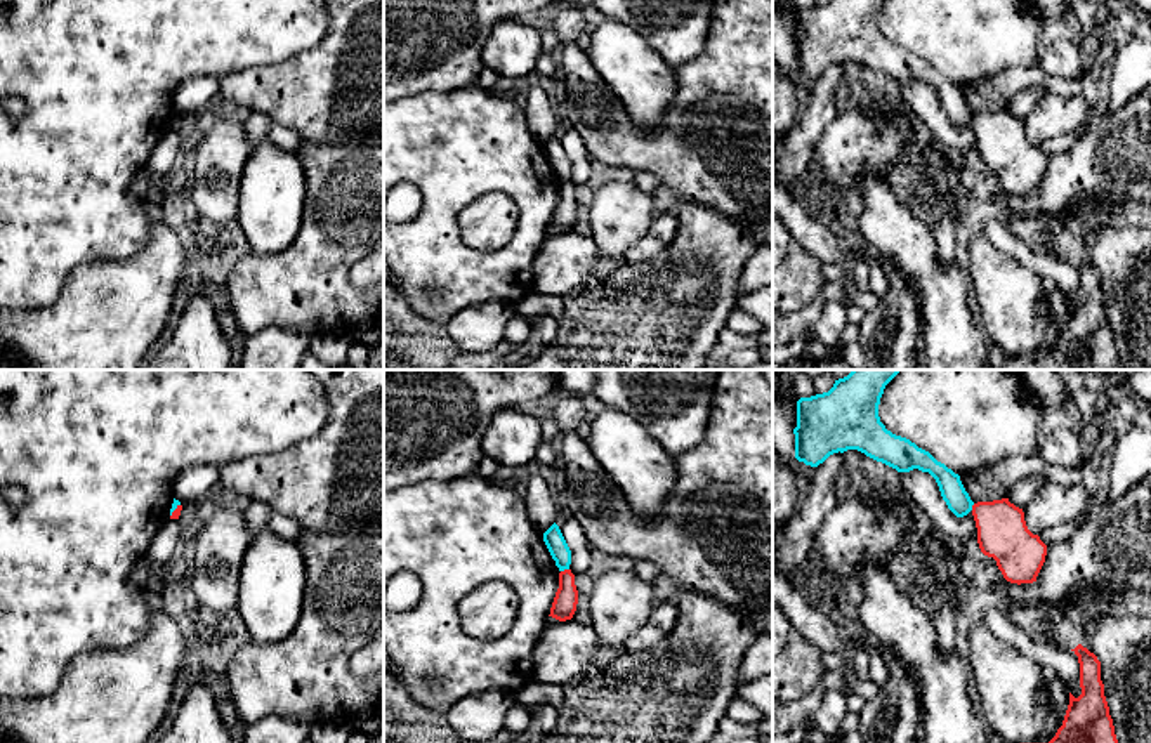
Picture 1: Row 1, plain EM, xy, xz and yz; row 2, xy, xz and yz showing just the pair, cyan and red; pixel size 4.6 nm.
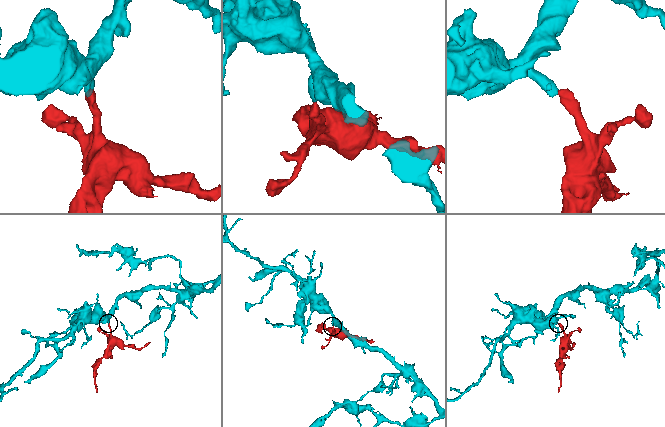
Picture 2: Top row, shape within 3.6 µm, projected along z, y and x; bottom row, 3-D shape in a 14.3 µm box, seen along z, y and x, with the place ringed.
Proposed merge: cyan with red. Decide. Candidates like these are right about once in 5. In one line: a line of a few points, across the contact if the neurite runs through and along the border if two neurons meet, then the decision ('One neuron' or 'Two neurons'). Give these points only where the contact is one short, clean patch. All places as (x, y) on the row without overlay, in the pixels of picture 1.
Line: xz (568, 179), (561, 183). Two neurons

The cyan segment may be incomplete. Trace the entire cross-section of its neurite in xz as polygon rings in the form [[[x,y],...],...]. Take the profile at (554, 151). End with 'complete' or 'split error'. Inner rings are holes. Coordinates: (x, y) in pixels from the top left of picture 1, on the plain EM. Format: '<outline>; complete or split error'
[[[556,134],[543,144],[543,153],[559,182],[569,181],[571,161]]]; complete

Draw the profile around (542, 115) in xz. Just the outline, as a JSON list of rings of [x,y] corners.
[[[540,87],[529,89],[521,101],[529,132],[540,144],[545,144],[556,134],[559,125],[559,108]]]

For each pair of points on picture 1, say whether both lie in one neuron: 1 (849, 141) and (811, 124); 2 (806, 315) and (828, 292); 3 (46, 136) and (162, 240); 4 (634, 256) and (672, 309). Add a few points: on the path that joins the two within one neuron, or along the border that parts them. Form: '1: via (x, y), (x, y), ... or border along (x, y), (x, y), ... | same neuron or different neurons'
1: border along (837, 115), (823, 131), (815, 155), (806, 165) | different neurons
2: via (811, 309), (823, 297) | same neuron
3: border along (151, 221), (148, 242), (139, 250), (122, 257) | different neurons
4: border along (674, 240), (644, 261), (625, 263) | different neurons

